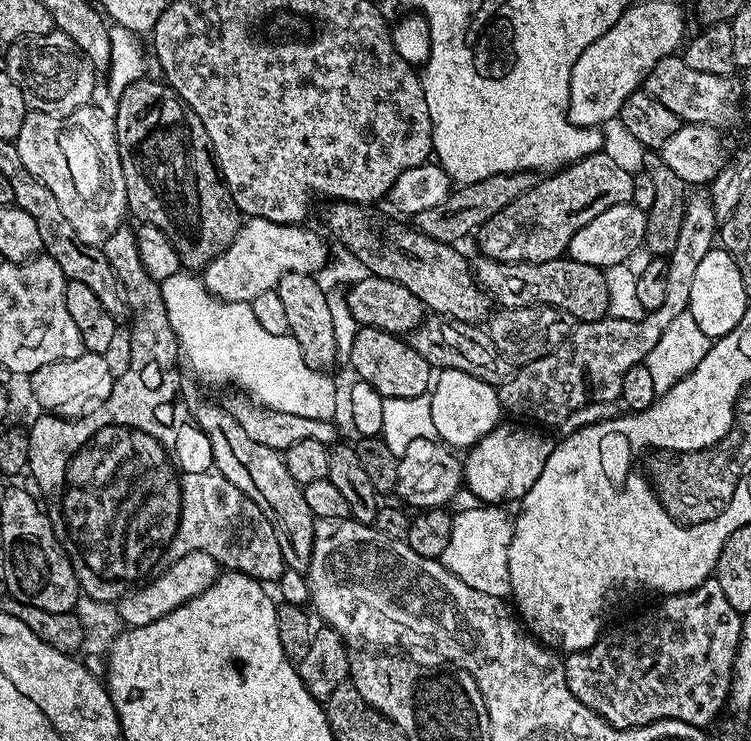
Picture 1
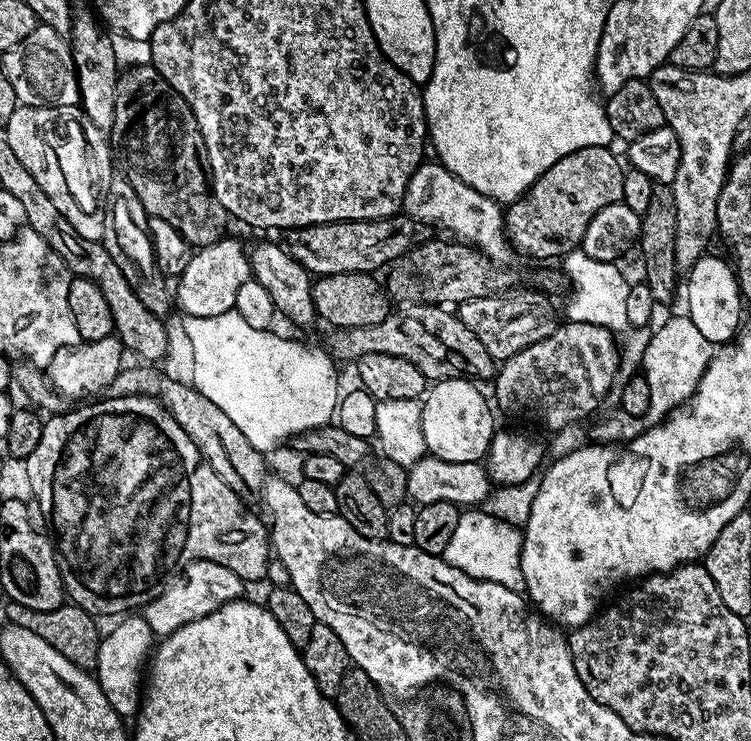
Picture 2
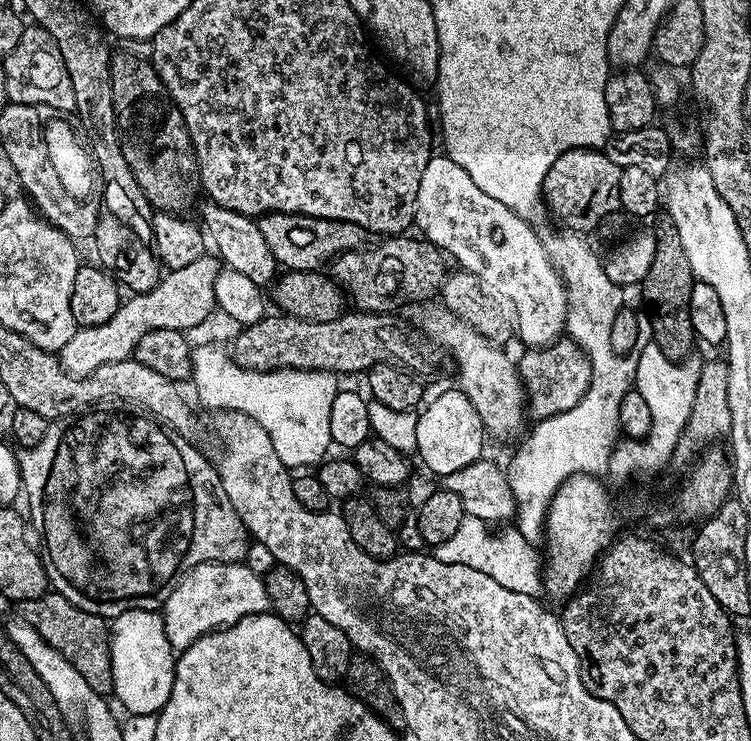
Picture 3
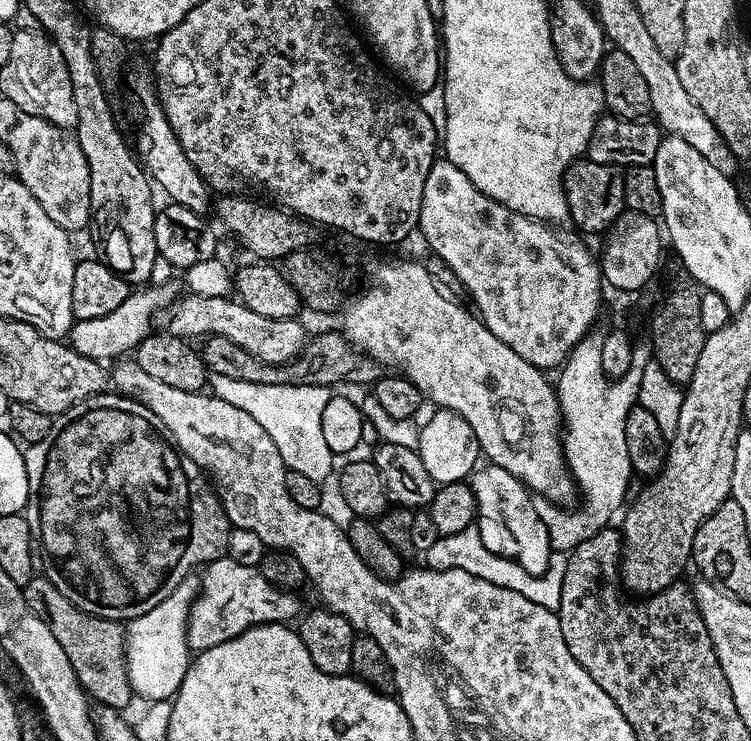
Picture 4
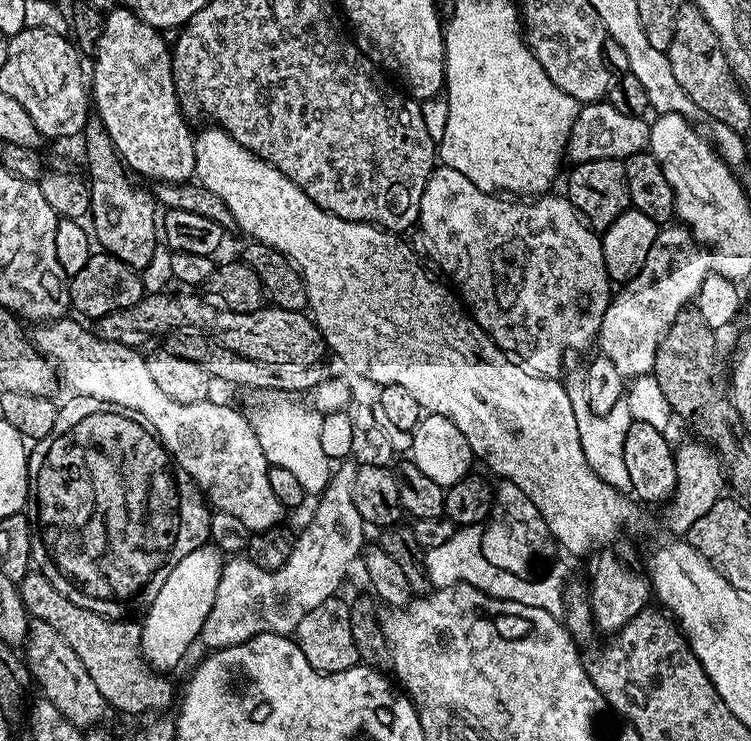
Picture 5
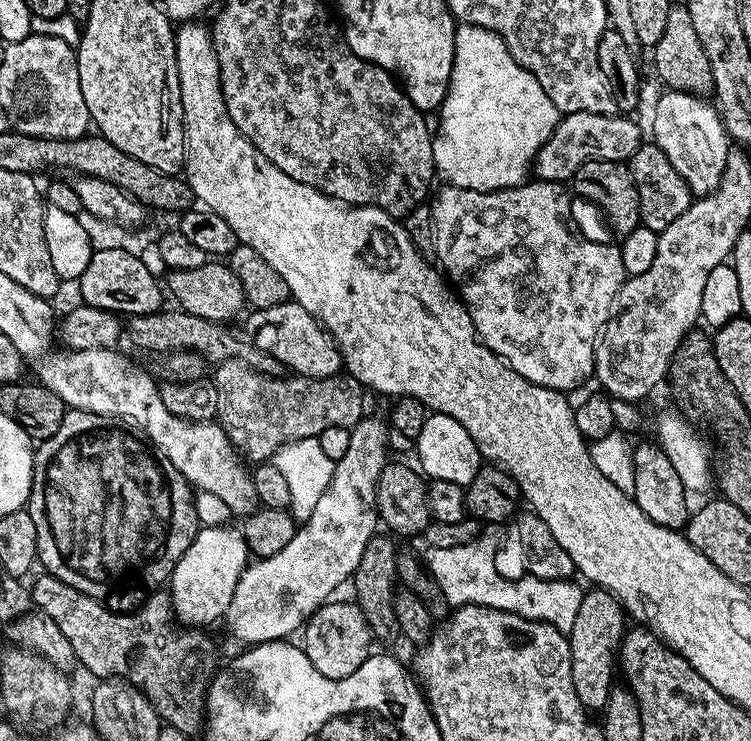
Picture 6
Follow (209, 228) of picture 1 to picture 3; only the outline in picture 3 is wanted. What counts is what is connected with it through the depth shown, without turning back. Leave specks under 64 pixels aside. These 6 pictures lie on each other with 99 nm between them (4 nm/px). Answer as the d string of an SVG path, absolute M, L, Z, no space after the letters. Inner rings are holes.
M123 50L113 51L110 62L110 90L114 94L114 114L118 138L122 146L122 158L126 158L126 166L130 166L130 174L134 174L138 186L142 186L142 194L146 194L149 204L156 212L191 213L188 211L192 208L196 188L198 192L198 184L194 179L198 165L192 139L178 106L172 101L172 96L166 90L151 59L144 59Z

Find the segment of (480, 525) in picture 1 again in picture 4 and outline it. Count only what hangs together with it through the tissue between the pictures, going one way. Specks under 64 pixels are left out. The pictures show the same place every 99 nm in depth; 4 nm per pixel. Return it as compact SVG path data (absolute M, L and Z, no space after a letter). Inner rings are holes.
M479 527L458 530L458 534L439 537L428 552L423 553L423 563L438 570L466 570L466 574L474 574L474 578L486 578L486 582L494 582L494 586L506 586L506 590L514 590L522 594L522 598L530 598L530 602L538 602L538 606L556 610L560 606L562 578L566 574L566 559L563 555L553 554L548 559L548 568L540 576L531 576L515 560L507 556L499 556L496 552L486 550L484 538Z

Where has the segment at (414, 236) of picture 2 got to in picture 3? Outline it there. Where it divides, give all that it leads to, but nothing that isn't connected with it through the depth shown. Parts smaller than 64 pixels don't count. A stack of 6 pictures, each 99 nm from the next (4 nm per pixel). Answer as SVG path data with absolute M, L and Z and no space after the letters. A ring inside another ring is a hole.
M268 212L258 220L262 238L270 246L277 265L294 272L315 272L331 265L344 252L354 252L369 243L370 233L354 222L342 222L330 218L314 218L306 214L289 212Z

